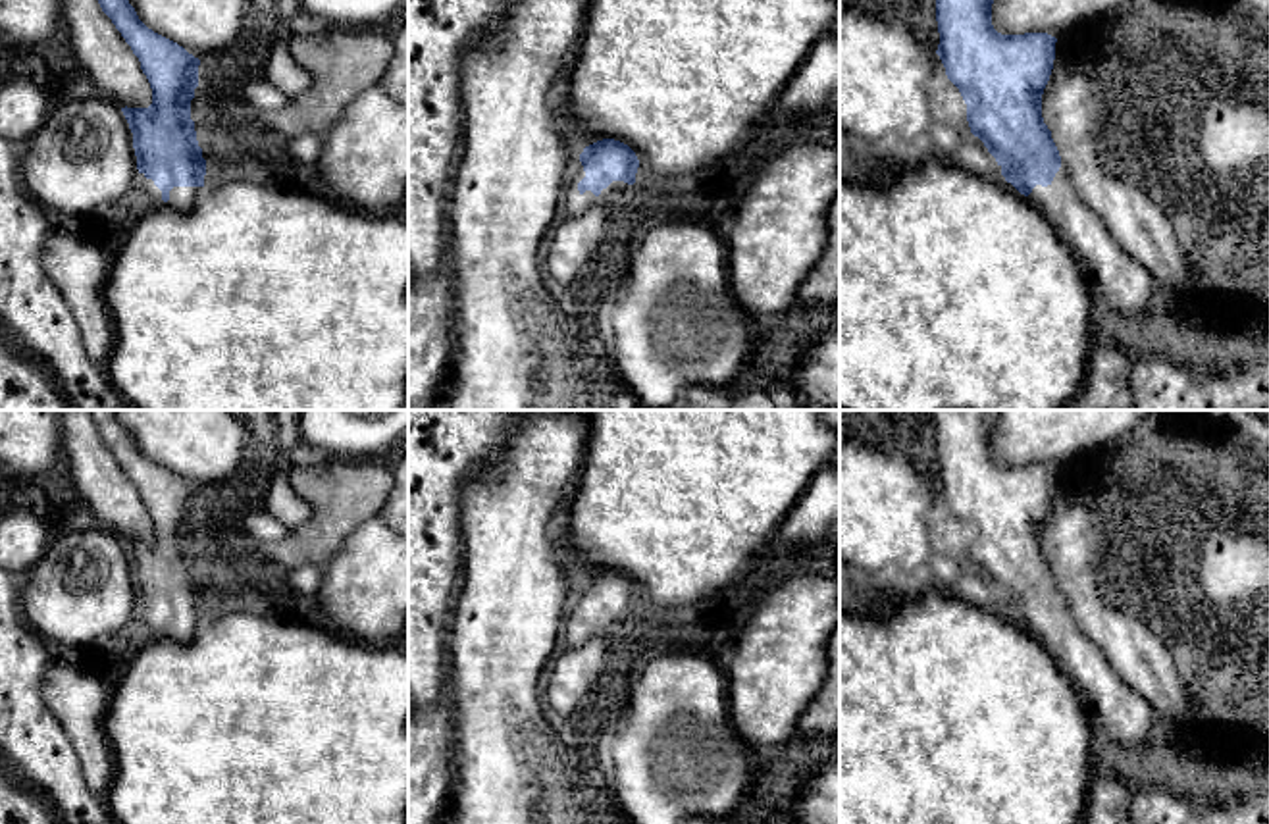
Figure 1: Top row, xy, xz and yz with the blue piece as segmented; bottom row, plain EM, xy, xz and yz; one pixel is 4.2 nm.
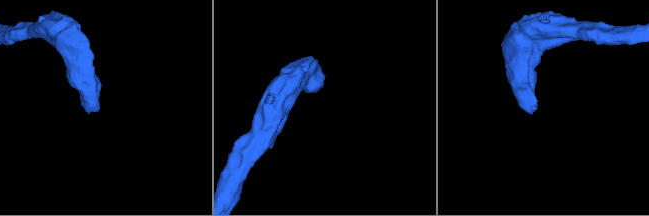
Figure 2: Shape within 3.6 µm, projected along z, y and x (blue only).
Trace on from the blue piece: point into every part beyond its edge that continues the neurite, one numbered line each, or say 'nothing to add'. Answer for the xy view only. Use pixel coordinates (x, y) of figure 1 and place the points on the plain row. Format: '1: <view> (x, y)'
1: xy (149, 626)

